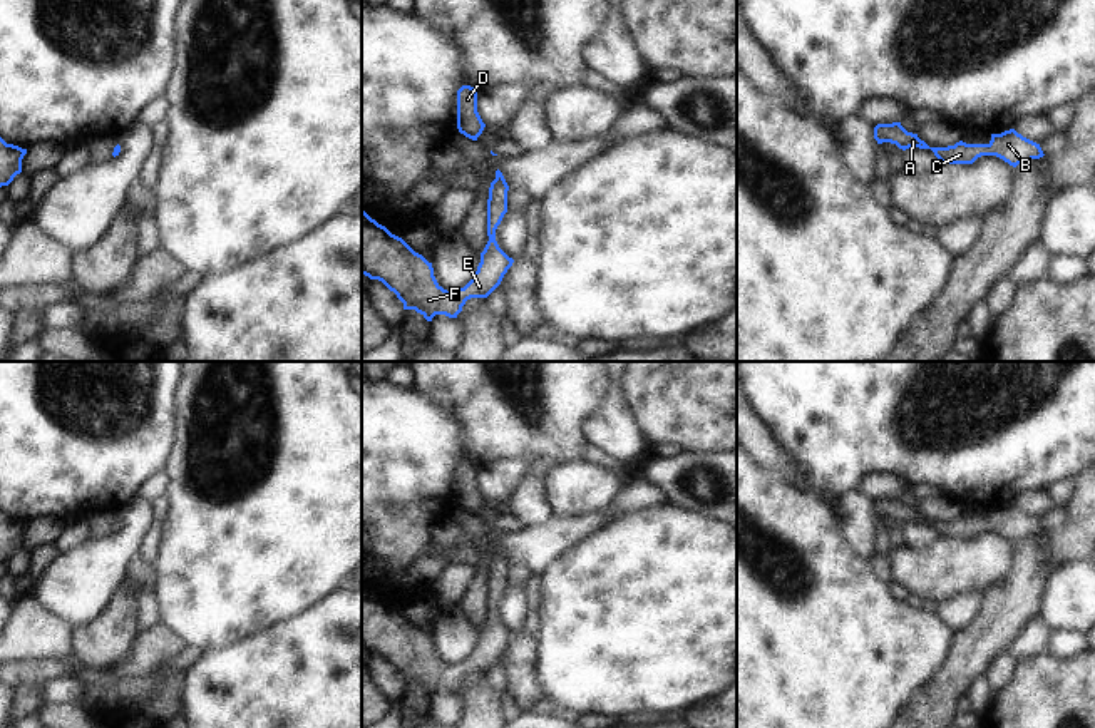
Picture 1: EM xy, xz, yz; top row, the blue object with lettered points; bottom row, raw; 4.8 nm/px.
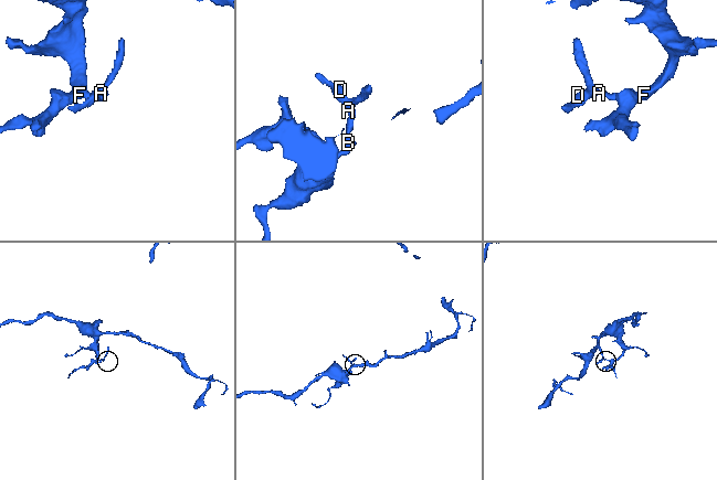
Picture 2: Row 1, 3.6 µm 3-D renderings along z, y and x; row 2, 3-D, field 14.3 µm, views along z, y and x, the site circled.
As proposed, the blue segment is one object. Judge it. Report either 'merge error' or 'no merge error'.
no merge error

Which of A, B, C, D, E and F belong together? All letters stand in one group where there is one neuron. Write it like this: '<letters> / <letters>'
A B C D E F

